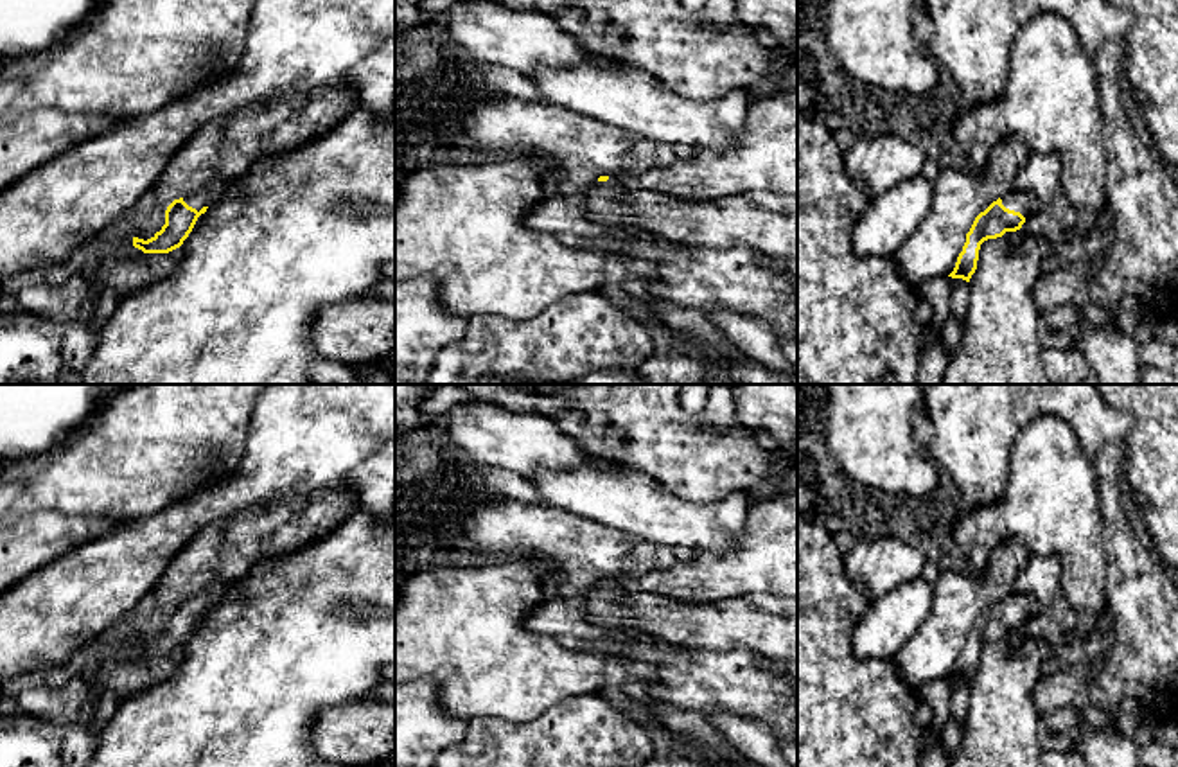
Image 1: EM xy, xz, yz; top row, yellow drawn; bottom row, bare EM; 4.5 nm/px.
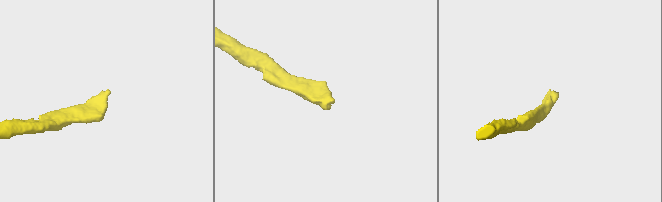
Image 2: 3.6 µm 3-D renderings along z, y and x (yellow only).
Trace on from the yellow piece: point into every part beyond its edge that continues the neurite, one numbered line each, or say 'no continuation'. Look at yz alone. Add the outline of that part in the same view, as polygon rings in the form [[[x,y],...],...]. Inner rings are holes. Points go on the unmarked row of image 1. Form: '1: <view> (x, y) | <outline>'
1: yz (1026, 606) | [[[1013,591],[1011,595],[998,600],[1002,602],[1002,607],[1006,611],[1020,614],[1024,620],[1029,620],[1031,616],[1040,613],[1040,605],[1031,595],[1020,595]]]

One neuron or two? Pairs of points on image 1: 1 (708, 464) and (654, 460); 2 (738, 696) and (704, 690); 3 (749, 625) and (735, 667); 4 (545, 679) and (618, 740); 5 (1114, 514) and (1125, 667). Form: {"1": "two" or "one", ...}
{"1": "one", "2": "one", "3": "two", "4": "two", "5": "one"}

